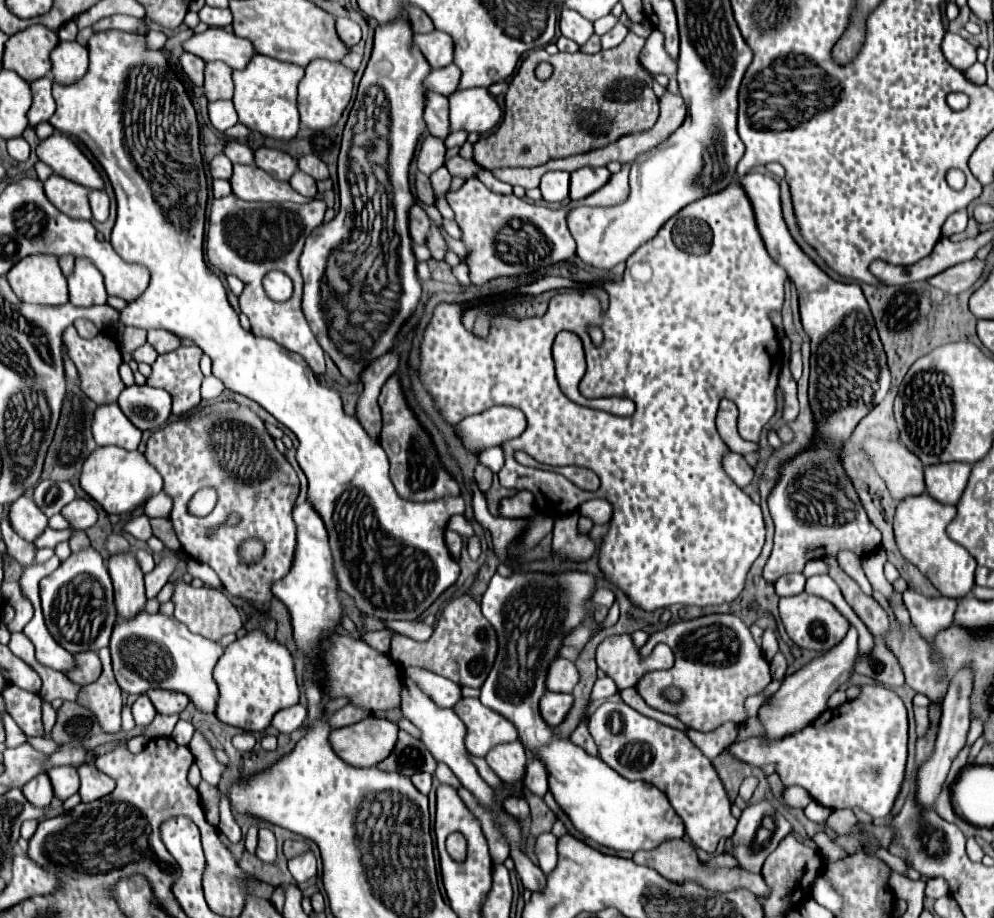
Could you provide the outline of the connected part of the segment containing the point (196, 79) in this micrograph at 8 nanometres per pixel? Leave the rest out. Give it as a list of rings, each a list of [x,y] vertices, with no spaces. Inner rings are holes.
[[[183,52],[179,56],[179,64],[183,68],[183,72],[189,76],[189,80],[197,86],[203,84],[203,70],[205,70],[205,62],[199,56],[191,56],[189,52]]]

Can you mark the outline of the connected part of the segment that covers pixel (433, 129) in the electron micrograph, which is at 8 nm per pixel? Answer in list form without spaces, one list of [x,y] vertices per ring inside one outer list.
[[[427,92],[425,122],[427,122],[429,134],[433,134],[445,142],[445,138],[449,136],[449,102],[445,96]]]

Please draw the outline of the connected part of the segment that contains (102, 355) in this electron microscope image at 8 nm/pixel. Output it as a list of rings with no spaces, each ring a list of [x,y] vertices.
[[[69,326],[63,334],[63,342],[67,346],[67,354],[69,358],[75,362],[77,370],[79,370],[79,380],[81,380],[81,390],[91,398],[95,400],[97,404],[113,404],[117,402],[117,396],[121,394],[121,390],[125,388],[121,376],[119,376],[119,364],[123,362],[121,358],[121,352],[119,352],[119,346],[117,342],[113,340],[113,336],[109,336],[107,332],[99,332],[97,338],[93,340],[83,340],[75,326]]]

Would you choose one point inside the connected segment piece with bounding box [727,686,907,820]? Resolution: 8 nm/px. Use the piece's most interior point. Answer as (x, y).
(869, 734)

